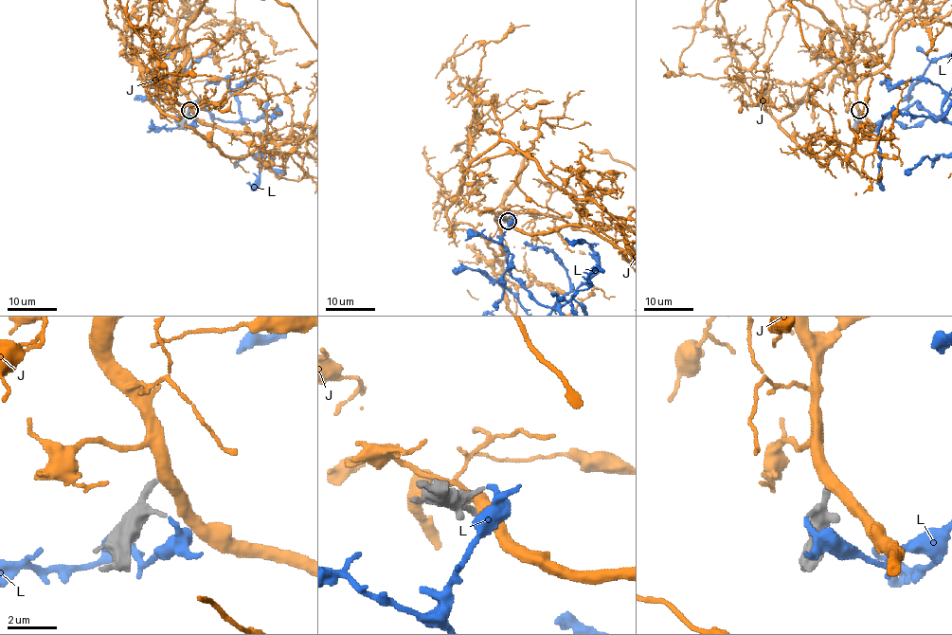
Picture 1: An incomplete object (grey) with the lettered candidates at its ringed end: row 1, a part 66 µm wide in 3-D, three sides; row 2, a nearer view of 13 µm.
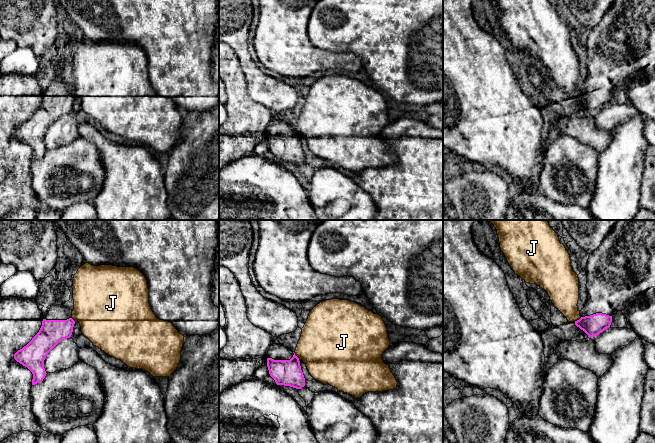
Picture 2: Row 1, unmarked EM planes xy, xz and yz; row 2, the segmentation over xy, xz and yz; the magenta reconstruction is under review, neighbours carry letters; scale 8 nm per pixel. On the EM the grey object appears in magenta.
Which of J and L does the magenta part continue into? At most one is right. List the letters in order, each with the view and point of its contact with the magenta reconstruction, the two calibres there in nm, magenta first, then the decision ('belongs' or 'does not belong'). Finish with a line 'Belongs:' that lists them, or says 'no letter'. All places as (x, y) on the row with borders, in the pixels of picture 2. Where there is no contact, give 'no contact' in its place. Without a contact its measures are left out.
J: meets magenta in xz at (296, 356); 200 nm thick on the magenta side, 440 nm on the other; does not belong
L: no contact; does not belong
Belongs: no letter

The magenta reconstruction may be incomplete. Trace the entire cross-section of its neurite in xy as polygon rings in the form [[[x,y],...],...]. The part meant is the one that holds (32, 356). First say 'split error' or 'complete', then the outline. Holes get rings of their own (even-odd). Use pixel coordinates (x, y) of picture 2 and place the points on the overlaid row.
split error; [[[64,305],[52,306],[43,313],[39,332],[14,354],[14,359],[32,372],[32,385],[43,381],[47,374],[44,368],[46,356],[60,341],[71,337],[74,324],[72,310]]]

